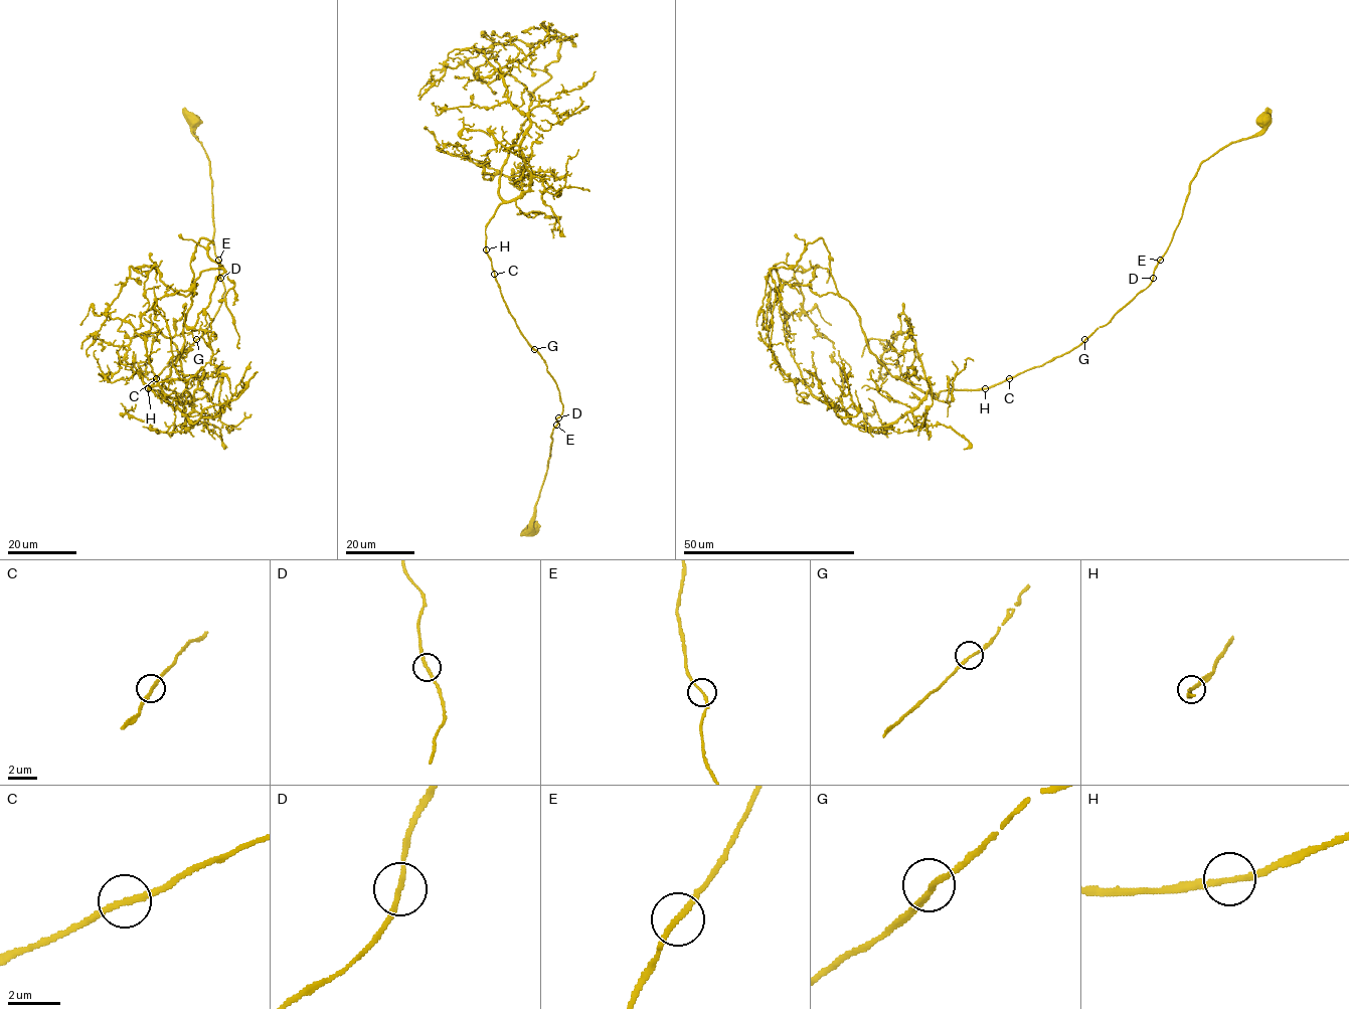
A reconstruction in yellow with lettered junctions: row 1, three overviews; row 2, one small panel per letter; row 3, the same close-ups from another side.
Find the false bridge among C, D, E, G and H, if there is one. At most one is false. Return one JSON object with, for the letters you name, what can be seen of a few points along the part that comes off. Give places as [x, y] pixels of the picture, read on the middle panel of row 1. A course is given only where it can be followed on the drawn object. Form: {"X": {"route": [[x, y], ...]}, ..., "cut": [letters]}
{"cut": []}

